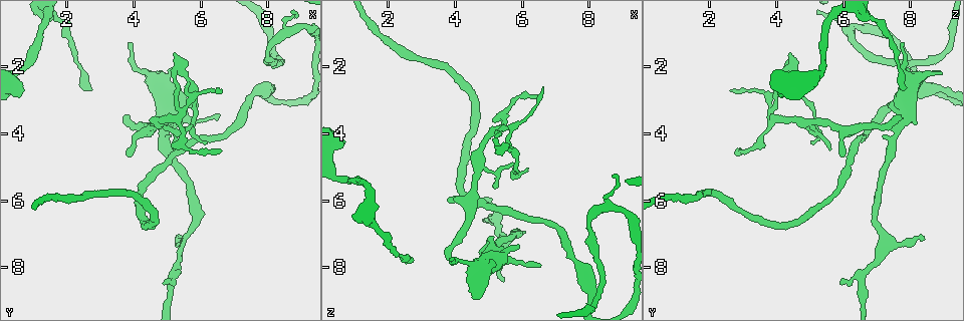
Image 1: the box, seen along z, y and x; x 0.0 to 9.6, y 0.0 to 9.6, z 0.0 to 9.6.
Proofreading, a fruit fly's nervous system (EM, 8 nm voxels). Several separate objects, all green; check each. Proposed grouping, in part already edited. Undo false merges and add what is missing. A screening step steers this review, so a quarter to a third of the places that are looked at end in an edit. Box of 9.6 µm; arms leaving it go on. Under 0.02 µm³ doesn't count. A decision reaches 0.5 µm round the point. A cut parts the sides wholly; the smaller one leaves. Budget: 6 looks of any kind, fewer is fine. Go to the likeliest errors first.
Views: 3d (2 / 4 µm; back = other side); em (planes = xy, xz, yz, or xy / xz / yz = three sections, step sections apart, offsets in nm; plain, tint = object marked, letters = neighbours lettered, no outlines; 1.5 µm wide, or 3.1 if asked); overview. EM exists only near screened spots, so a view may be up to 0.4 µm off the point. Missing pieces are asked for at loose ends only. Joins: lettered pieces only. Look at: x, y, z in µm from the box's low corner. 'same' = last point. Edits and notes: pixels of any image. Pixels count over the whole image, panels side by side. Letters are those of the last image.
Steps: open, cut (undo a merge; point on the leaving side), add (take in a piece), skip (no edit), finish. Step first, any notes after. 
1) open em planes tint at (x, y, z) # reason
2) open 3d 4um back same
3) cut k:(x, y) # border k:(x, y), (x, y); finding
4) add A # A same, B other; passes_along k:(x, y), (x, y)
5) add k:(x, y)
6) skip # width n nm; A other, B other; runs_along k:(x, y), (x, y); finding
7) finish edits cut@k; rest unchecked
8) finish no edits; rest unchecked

open em planes letters at (5.40, 1.95, 4.55) # three arms meet

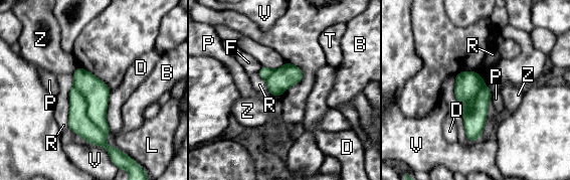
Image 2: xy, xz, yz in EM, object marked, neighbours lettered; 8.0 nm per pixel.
cut 2:(78, 122) # width 260 nm; B other, D other, F other, L other, P other, R other, T other, V other, Z other; part_leaving 2:(72, 91), (77, 118), (120, 155); a second cell is stuck on

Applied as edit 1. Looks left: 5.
open overview

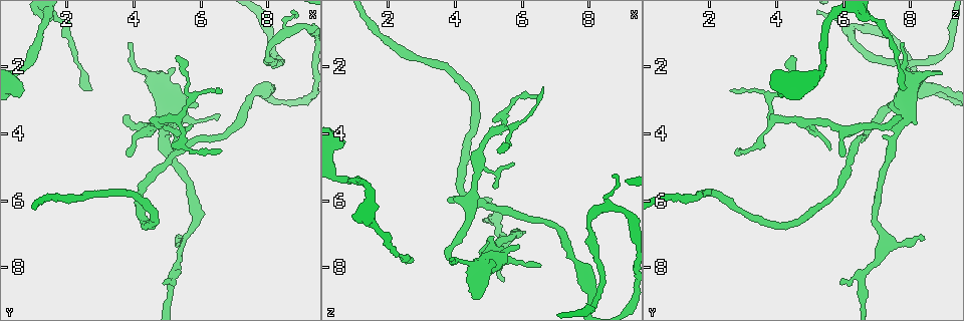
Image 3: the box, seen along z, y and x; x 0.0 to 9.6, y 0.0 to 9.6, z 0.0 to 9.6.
open 3d 2um at (4.90, 2.20, 8.60) # thick end

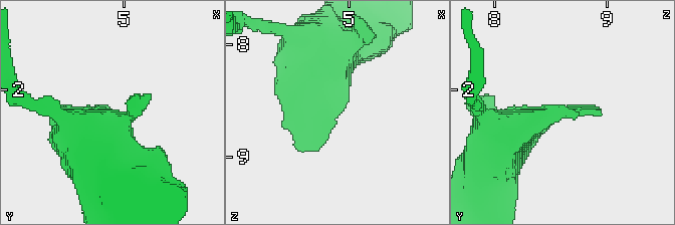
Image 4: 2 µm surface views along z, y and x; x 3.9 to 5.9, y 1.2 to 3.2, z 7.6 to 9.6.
open em planes letters at (4.88, 2.20, 8.62) # now the EM

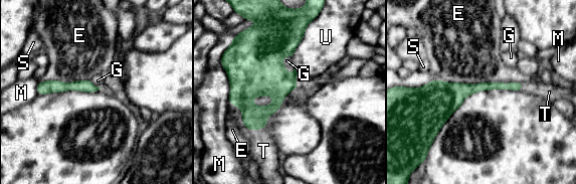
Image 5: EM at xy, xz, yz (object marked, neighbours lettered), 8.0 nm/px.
add T # longest_contact E 650 nm; E other, G other, M other, S other, T same, U other; it goes on there

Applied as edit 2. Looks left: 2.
finish edits cut@2, add@5; rest unchecked

